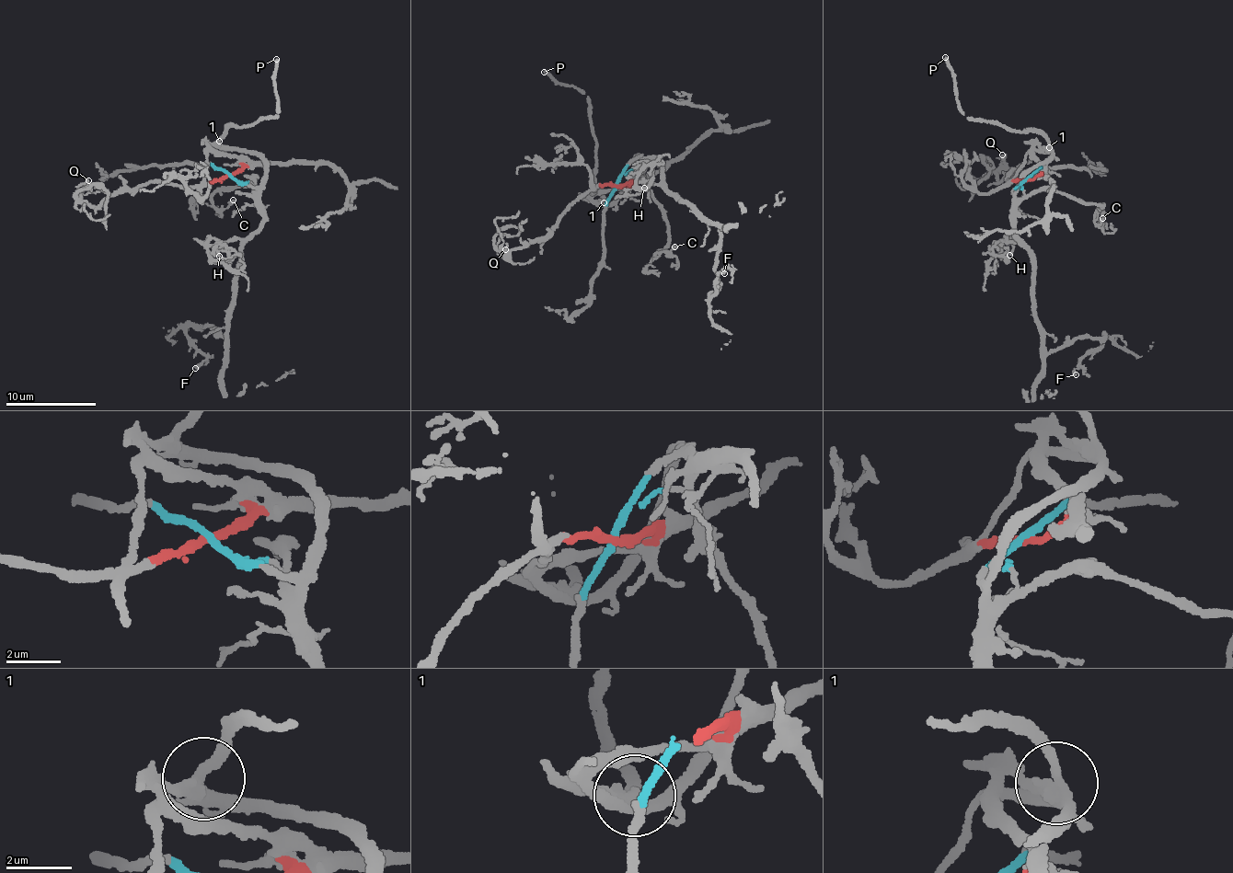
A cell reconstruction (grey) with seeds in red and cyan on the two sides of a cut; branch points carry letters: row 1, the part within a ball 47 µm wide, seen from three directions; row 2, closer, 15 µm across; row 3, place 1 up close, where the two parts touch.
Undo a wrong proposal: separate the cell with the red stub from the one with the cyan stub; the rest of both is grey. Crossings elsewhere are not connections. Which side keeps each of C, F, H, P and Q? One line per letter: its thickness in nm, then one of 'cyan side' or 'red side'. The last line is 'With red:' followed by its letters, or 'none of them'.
C: calibre 220 nm; cyan side
F: calibre 200 nm; cyan side
H: calibre 160 nm; cyan side
P: calibre 240 nm; cyan side
Q: calibre 110 nm; red side
With red: Q

